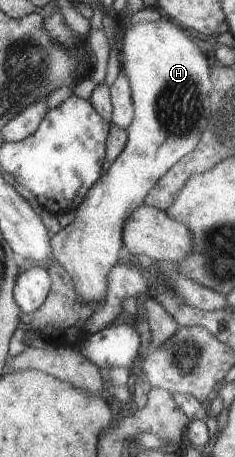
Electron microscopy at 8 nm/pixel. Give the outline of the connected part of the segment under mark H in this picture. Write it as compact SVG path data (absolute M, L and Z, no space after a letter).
M163 16L161 20L152 22L128 23L121 28L119 36L123 39L123 46L119 50L121 73L129 79L133 91L134 120L126 130L127 140L123 152L76 208L75 220L50 238L54 260L71 274L83 303L103 304L107 292L107 275L119 263L125 248L122 236L127 220L137 208L145 204L146 196L162 176L197 148L204 130L213 118L213 84L209 78L211 66L188 32L183 32L173 21Z

